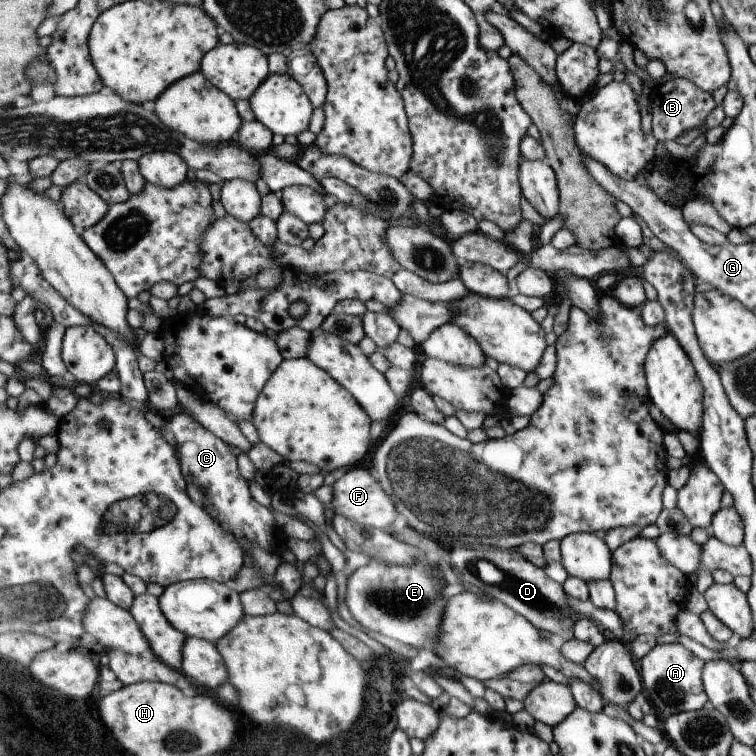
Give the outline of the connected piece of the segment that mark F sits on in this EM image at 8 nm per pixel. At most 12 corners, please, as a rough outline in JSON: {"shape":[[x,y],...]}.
{"shape":[[370,470],[332,485],[334,514],[390,529],[399,508]]}

